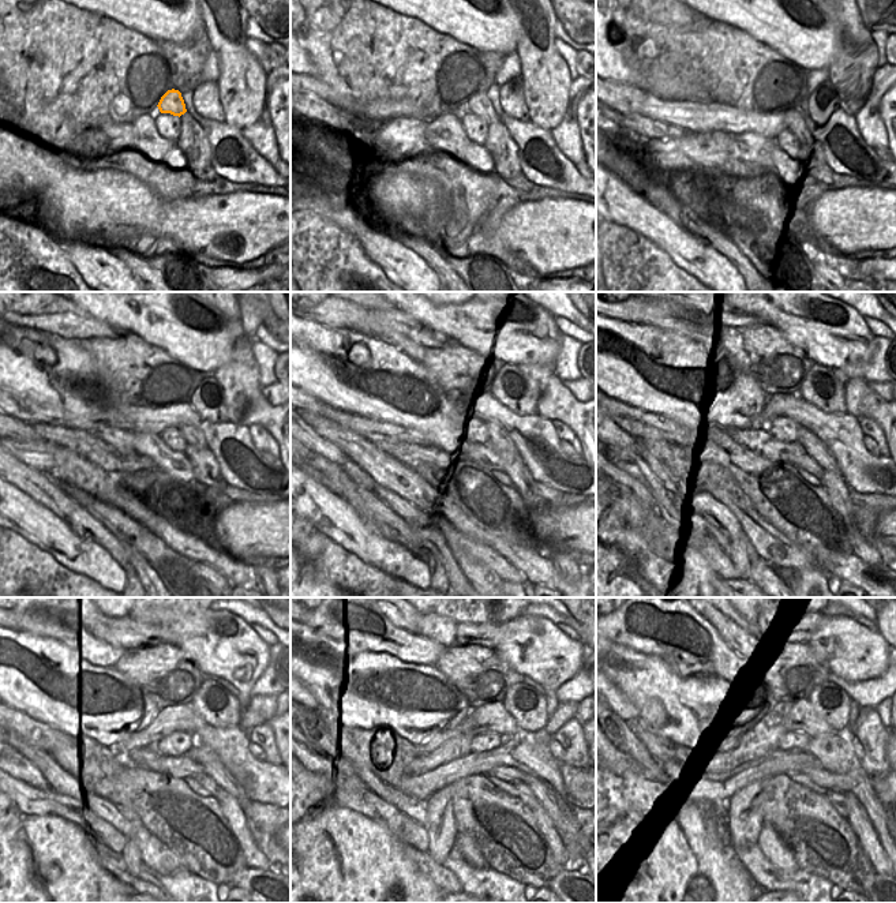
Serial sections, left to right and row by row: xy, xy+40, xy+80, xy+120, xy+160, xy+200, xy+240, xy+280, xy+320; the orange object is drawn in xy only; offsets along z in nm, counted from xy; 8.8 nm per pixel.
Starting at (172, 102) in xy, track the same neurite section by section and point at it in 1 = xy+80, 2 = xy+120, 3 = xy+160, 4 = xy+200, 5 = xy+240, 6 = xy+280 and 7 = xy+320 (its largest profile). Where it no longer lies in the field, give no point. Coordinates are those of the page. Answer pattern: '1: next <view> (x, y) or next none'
1: next xy+80 (795, 119)
2: next xy+120 (192, 435)
3: next xy+160 (499, 439)
4: next xy+200 (816, 449)
5: next xy+240 (203, 755)
6: next xy+280 (566, 827)
7: next xy+320 (873, 847)

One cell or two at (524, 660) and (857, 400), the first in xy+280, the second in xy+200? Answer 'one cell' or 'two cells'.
two cells

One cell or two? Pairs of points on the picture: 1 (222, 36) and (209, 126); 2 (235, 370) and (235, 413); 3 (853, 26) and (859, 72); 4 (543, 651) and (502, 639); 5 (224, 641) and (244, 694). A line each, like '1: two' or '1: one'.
1: two
2: one
3: one
4: one
5: one

